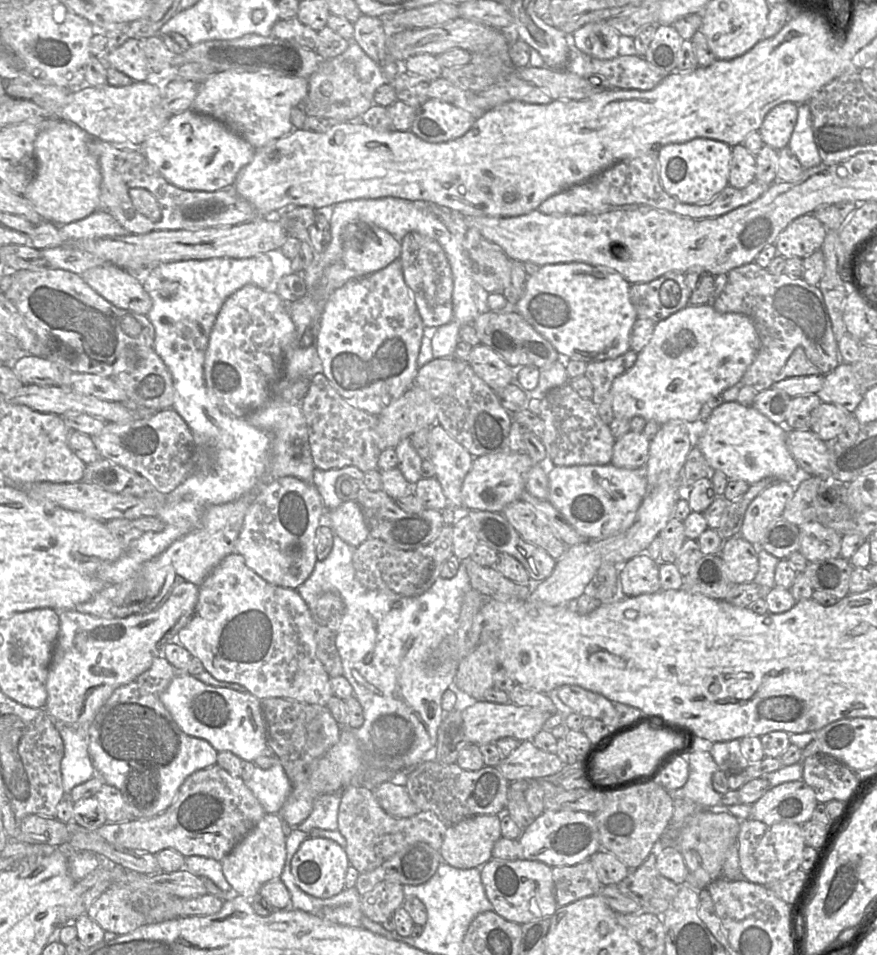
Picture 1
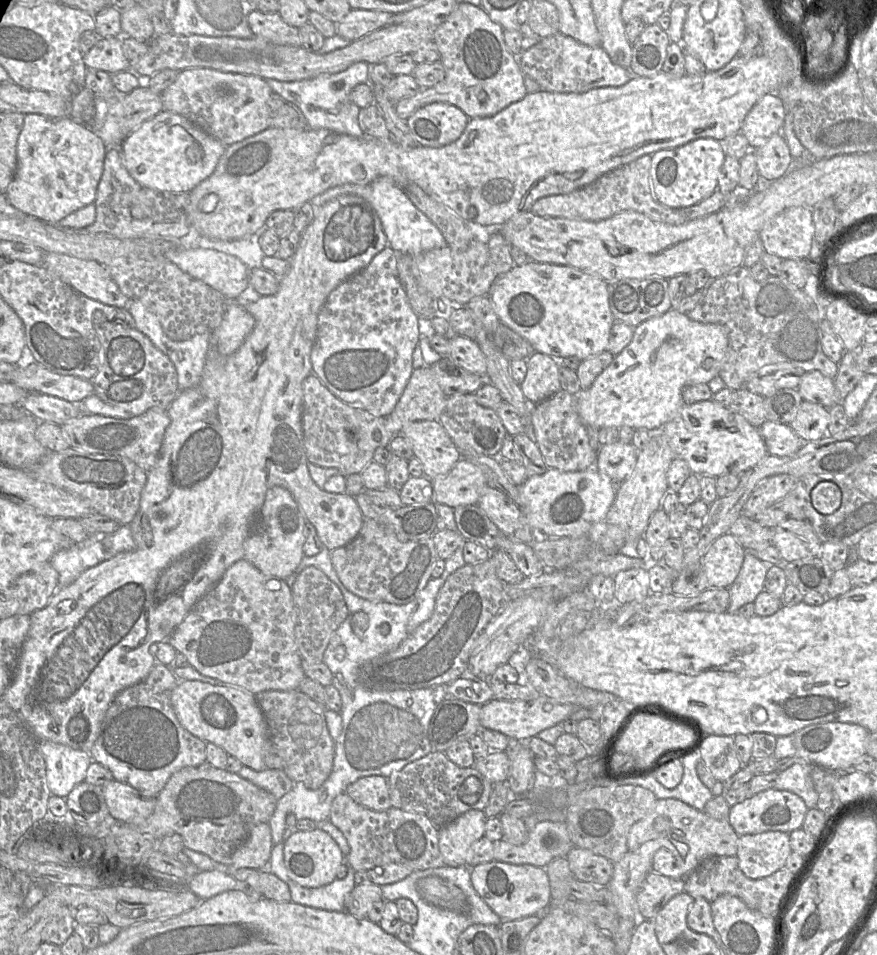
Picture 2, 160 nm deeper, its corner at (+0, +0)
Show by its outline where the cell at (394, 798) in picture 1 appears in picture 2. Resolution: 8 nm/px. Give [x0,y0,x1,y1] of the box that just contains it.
[345,776,392,811]

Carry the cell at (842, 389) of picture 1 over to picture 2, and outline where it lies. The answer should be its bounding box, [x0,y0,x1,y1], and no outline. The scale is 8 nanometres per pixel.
[797,371,842,409]

